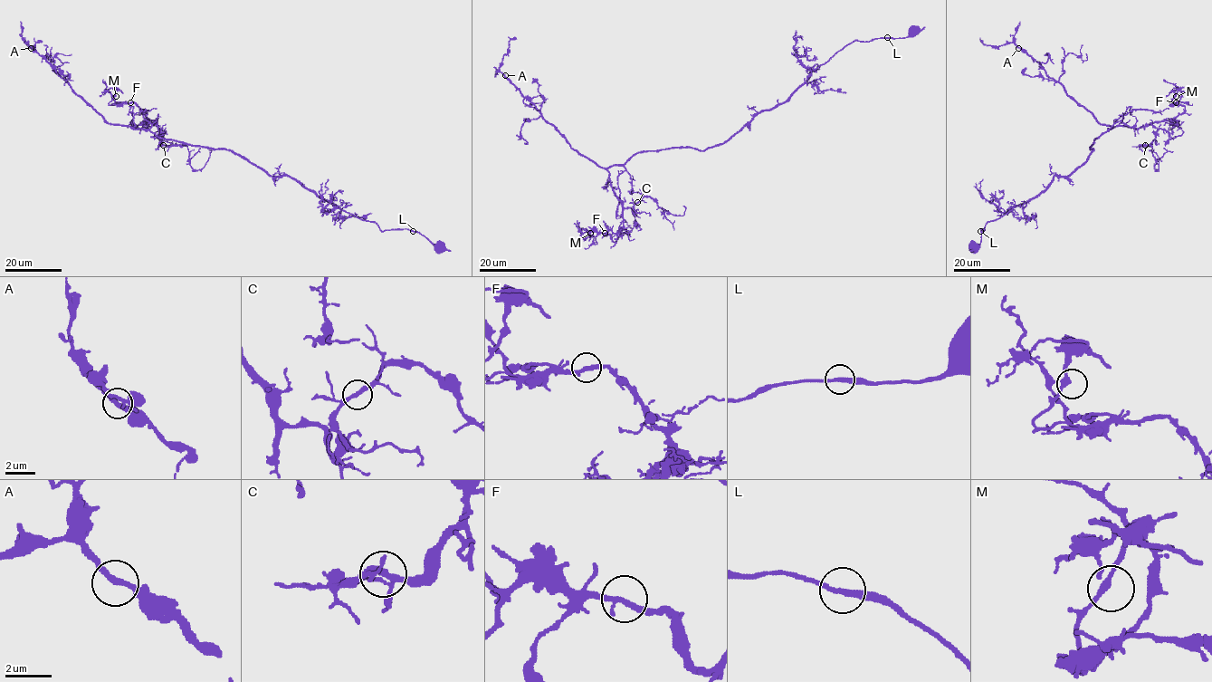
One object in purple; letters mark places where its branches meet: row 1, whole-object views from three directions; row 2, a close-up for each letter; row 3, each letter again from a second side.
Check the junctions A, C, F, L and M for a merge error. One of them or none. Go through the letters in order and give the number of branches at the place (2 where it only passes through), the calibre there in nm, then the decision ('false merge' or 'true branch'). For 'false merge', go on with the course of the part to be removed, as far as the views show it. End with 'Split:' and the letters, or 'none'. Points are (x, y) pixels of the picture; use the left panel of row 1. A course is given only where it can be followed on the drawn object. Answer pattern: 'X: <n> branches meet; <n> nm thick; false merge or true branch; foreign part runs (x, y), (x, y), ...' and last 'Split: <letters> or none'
A: 2 branches meet; 260 nm thick; true branch
C: 2 branches meet; 260 nm thick; true branch
F: 2 branches meet; 240 nm thick; true branch
L: 2 branches meet; 260 nm thick; true branch
M: 2 branches meet; 240 nm thick; true branch
Split: none

